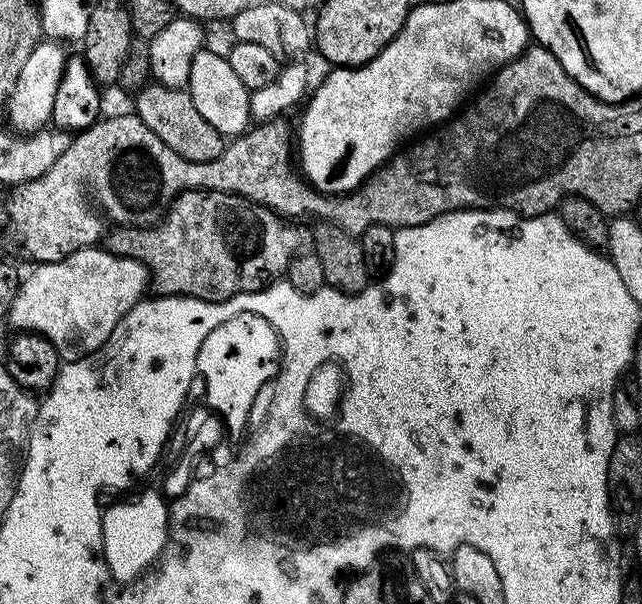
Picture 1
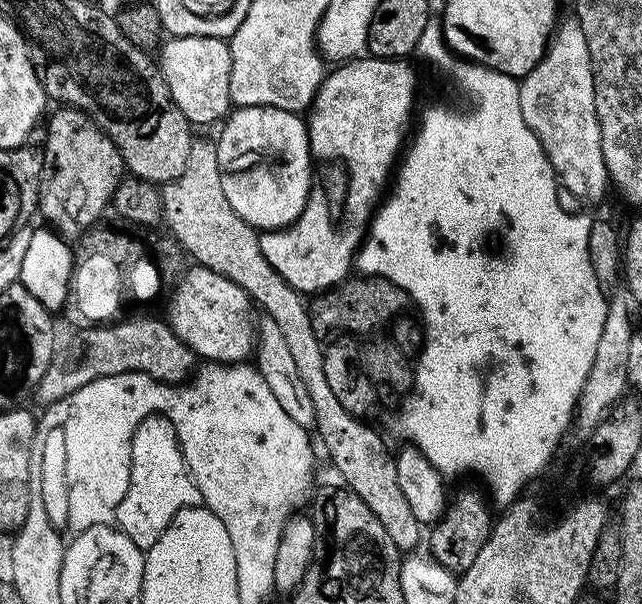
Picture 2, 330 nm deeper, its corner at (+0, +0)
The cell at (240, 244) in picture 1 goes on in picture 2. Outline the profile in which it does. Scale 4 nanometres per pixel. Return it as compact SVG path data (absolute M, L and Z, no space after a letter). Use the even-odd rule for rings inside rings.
M349 278L343 284L326 292L321 292L311 301L310 311L312 313L312 325L314 334L321 338L332 338L337 334L348 334L344 332L372 332L375 328L391 325L409 307L410 297L408 291L402 286L383 278L360 278L355 280Z

